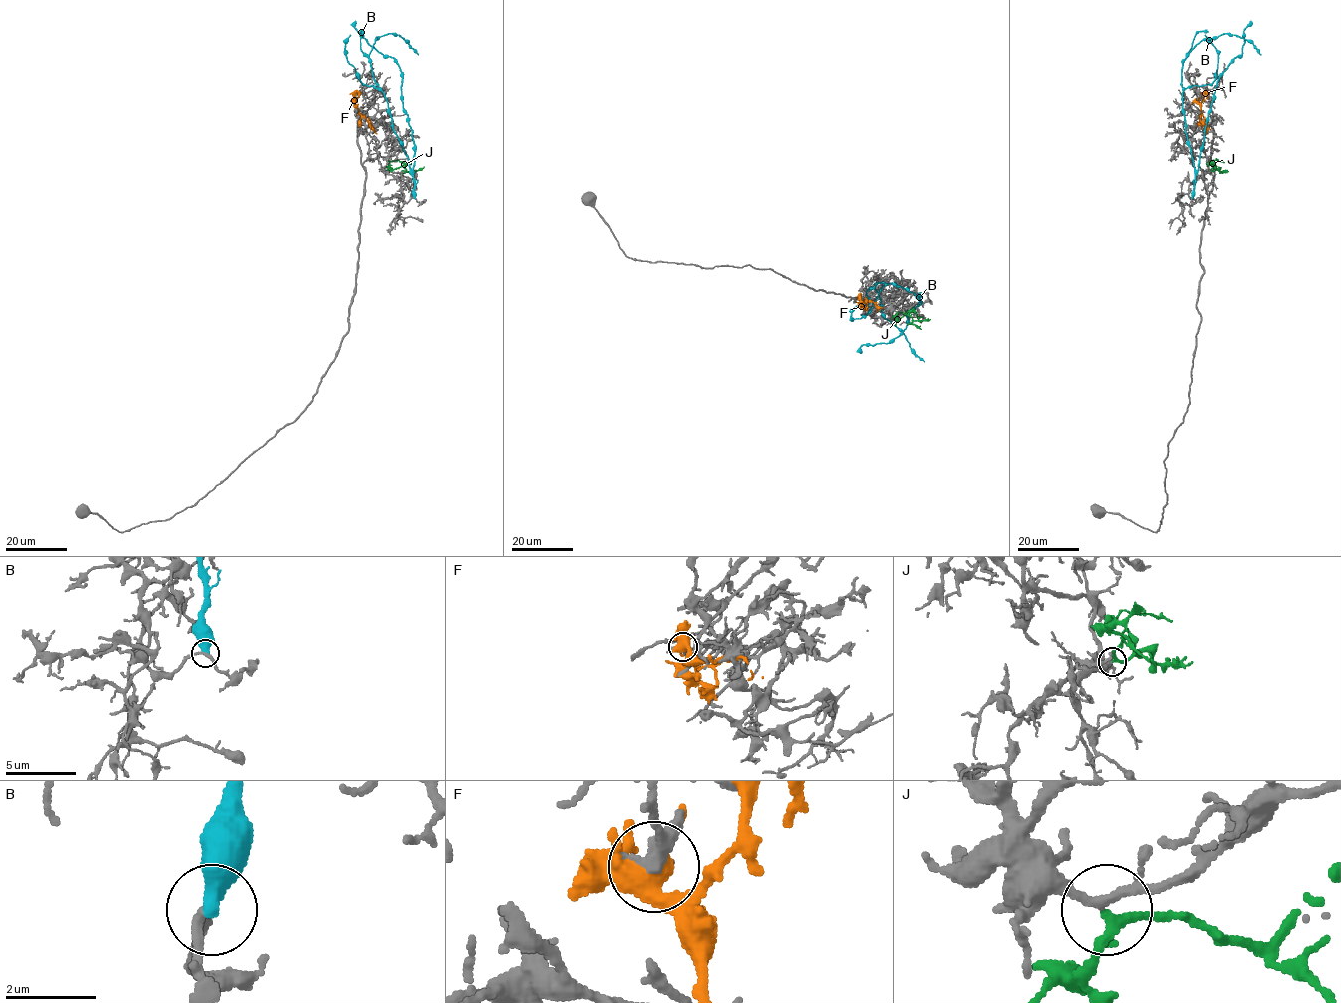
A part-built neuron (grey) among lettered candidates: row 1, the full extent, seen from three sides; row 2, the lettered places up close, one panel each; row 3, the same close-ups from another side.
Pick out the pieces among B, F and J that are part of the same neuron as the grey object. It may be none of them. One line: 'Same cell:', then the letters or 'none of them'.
Same cell: J

